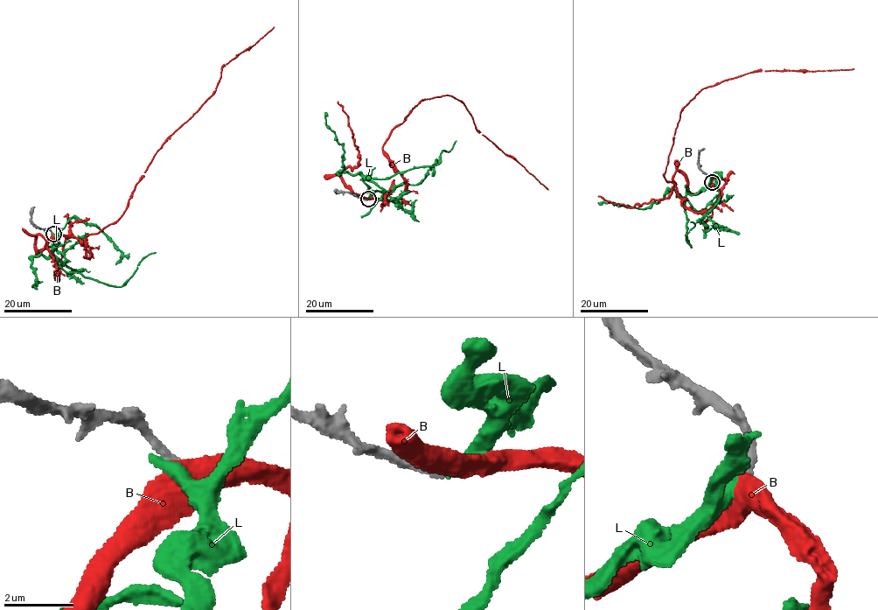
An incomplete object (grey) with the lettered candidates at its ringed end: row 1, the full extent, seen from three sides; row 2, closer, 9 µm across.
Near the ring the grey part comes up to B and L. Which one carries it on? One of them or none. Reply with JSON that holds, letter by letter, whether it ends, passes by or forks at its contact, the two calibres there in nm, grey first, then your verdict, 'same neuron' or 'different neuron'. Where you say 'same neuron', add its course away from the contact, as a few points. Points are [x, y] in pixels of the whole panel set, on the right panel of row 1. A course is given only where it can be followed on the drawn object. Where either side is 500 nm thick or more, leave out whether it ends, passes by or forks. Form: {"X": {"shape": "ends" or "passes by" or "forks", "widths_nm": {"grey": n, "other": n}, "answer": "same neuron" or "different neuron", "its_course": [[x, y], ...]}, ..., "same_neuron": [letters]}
{"B": {"widths_nm": {"grey": 260, "other": 650}, "answer": "same neuron", "its_course": [[712, 182], [721, 192], [717, 204], [692, 212], [663, 175], [680, 114], [697, 94], [761, 69], [853, 68]]}, "L": {"shape": "ends", "widths_nm": {"grey": 280, "other": 300}, "answer": "different neuron"}, "same_neuron": ["B"]}

